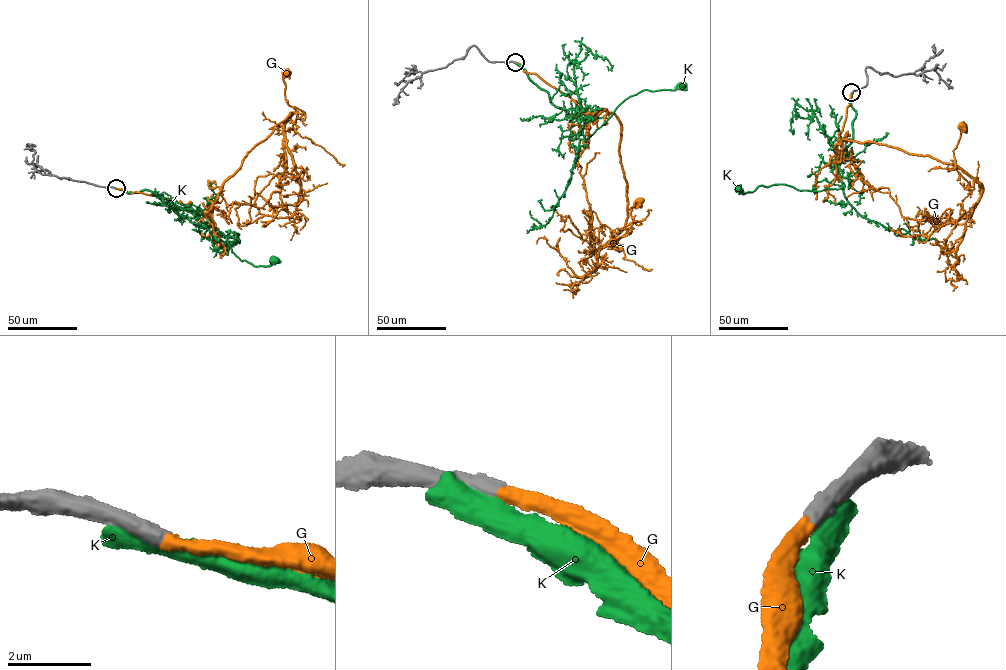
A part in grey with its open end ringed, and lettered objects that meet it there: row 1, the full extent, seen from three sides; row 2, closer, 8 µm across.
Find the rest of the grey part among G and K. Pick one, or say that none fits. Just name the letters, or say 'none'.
G

